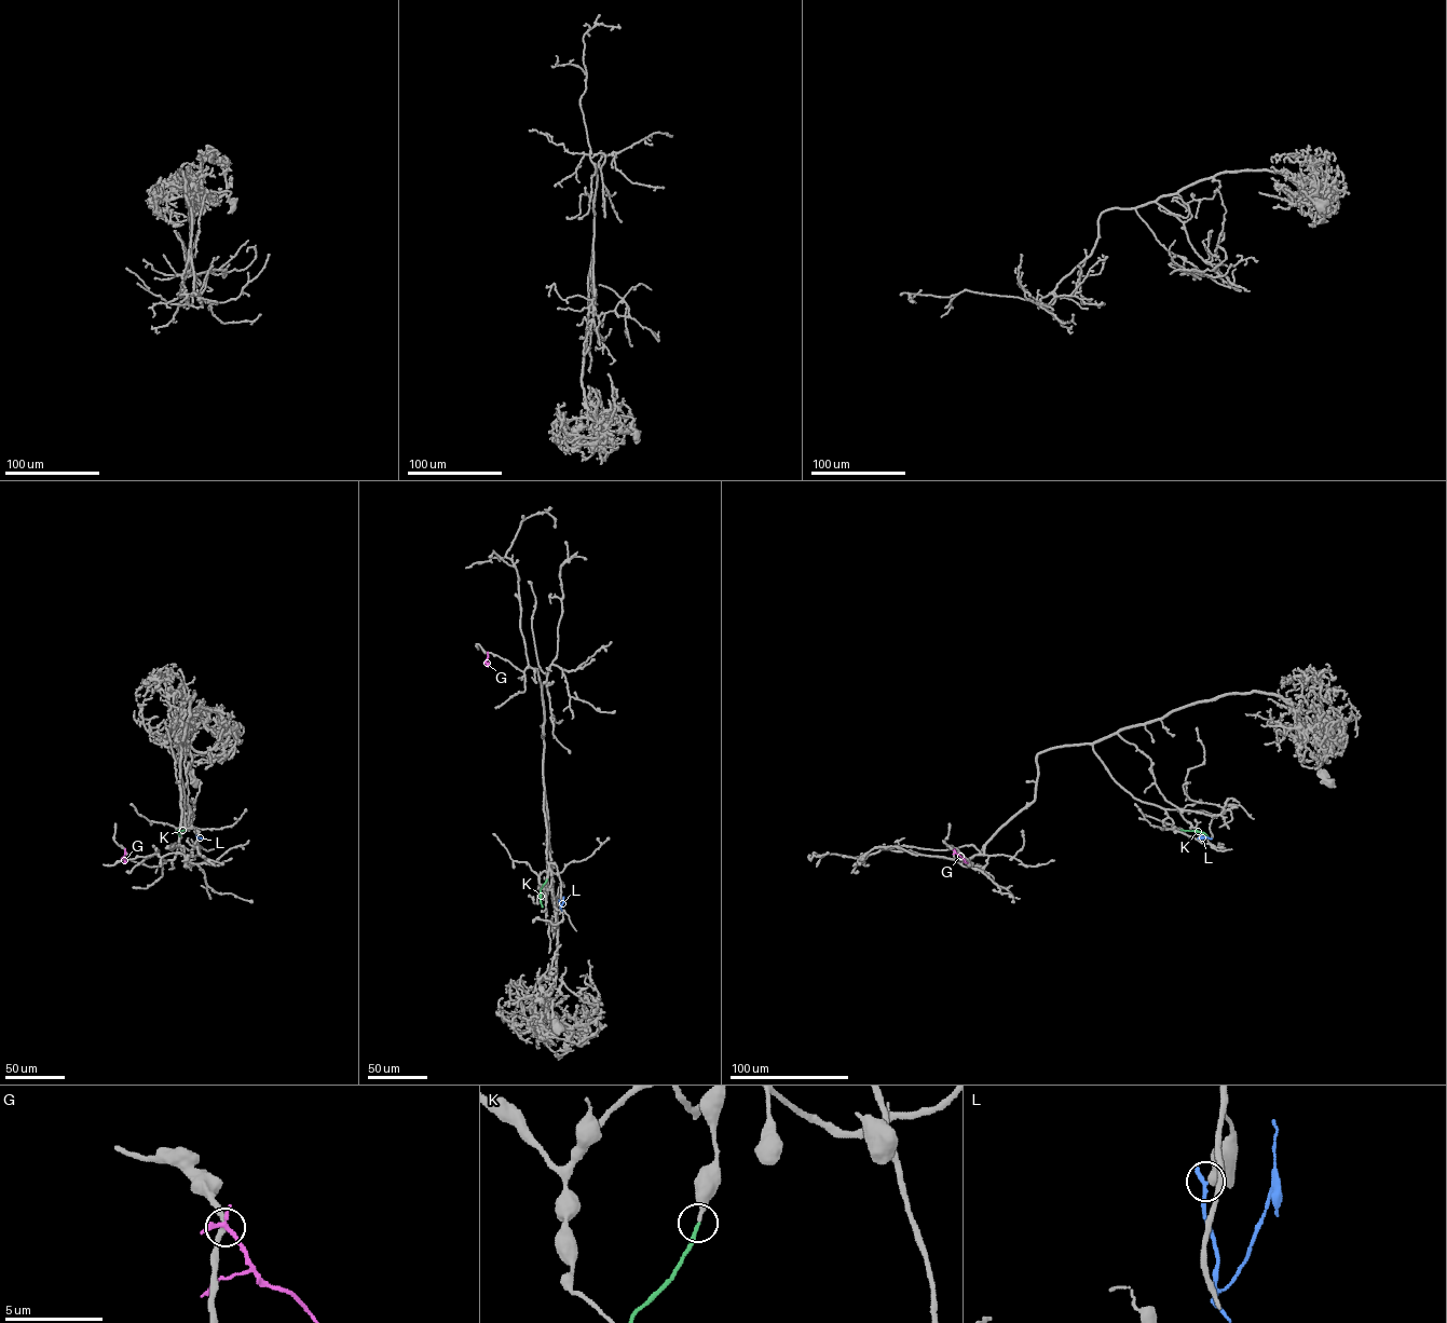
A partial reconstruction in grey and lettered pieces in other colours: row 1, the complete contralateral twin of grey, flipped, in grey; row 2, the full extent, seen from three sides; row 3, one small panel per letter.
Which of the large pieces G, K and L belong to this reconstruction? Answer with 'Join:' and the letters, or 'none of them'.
Join: K

